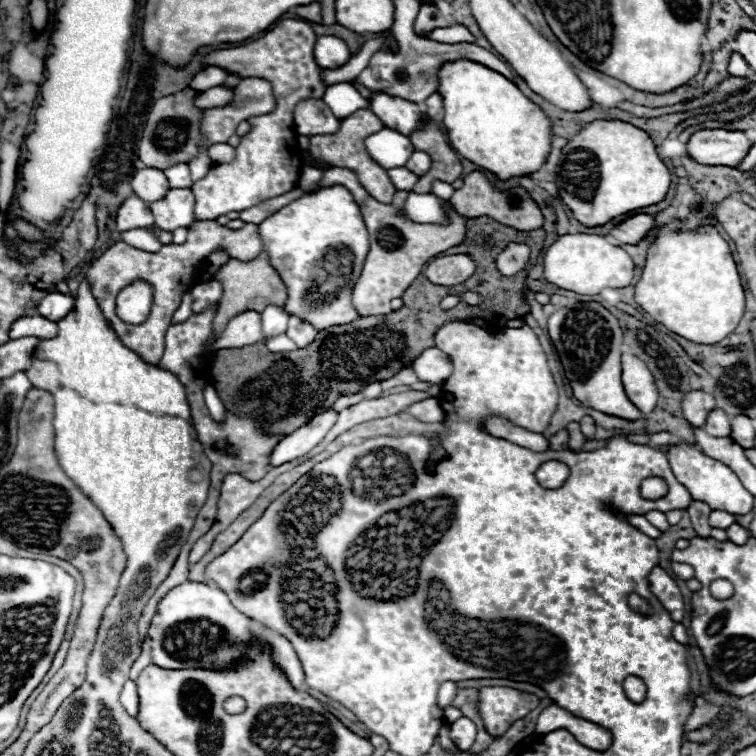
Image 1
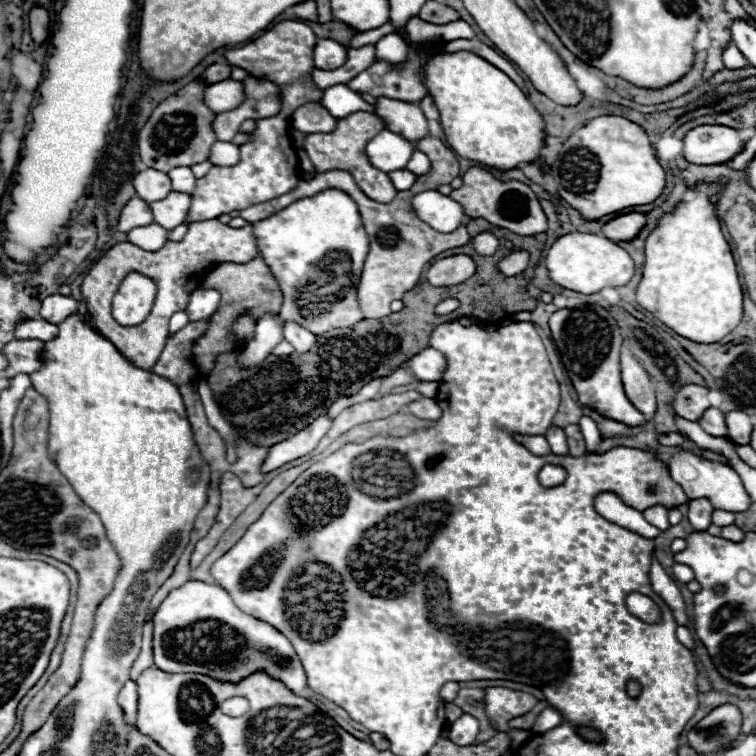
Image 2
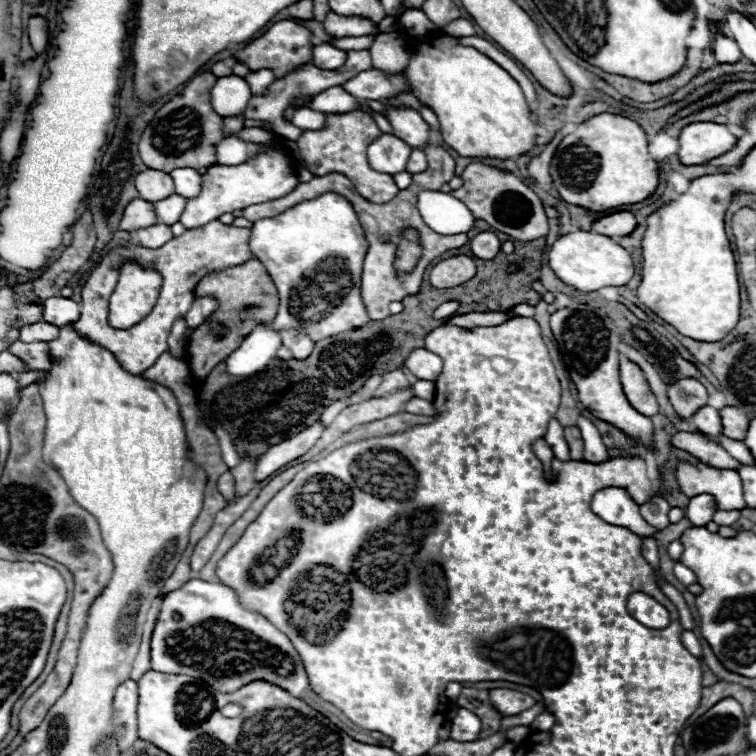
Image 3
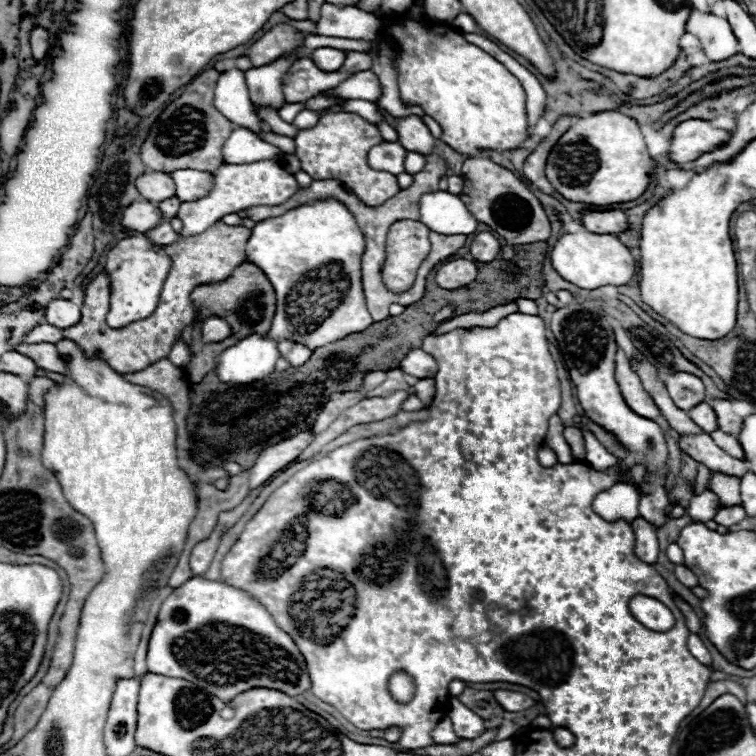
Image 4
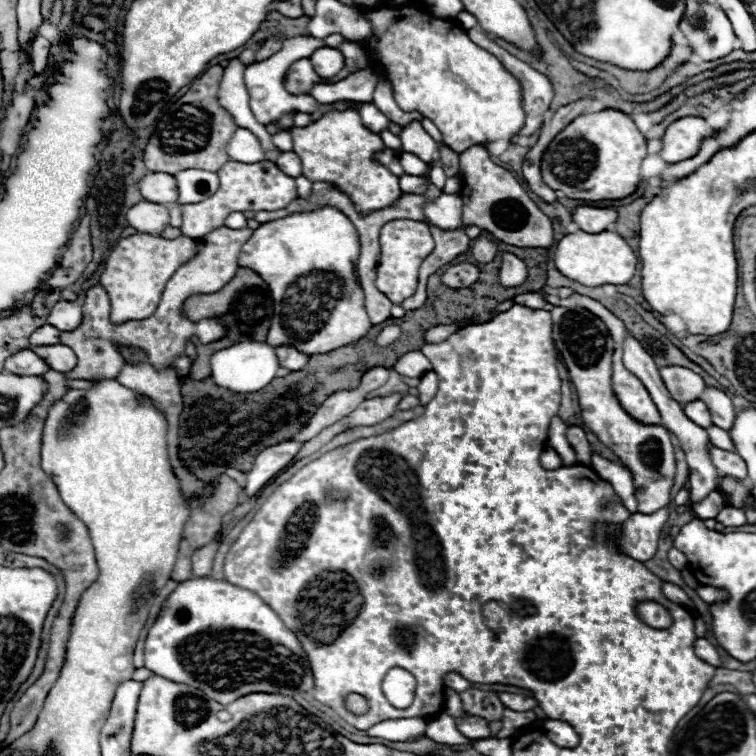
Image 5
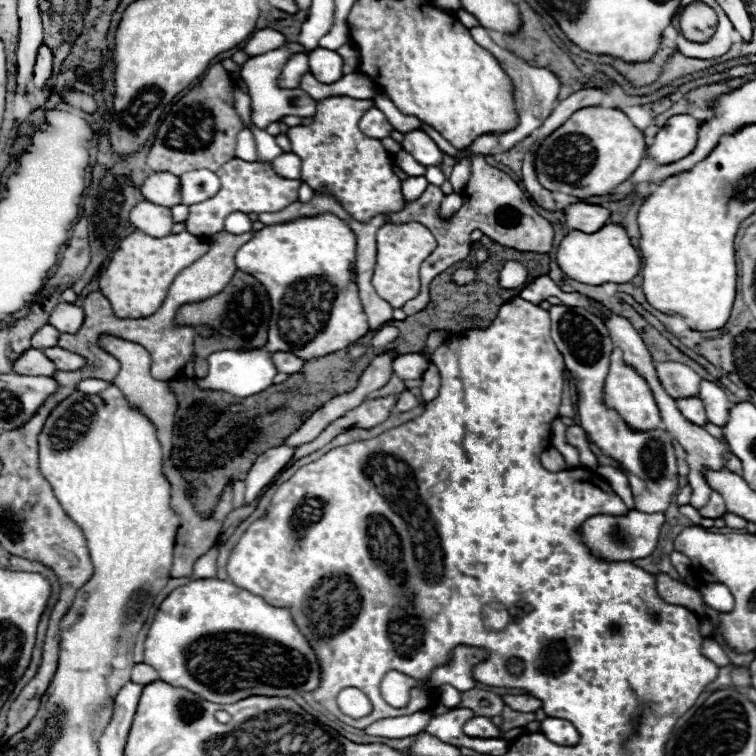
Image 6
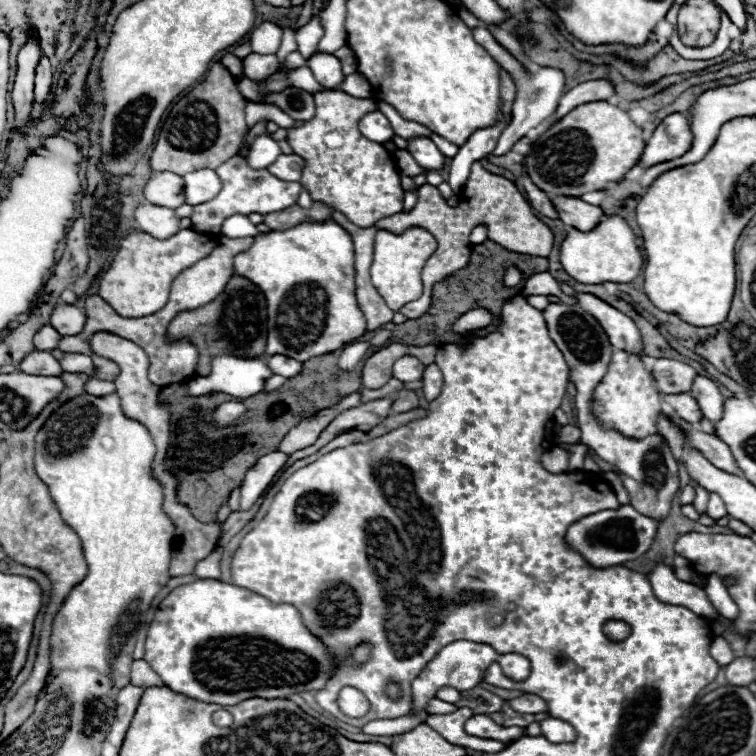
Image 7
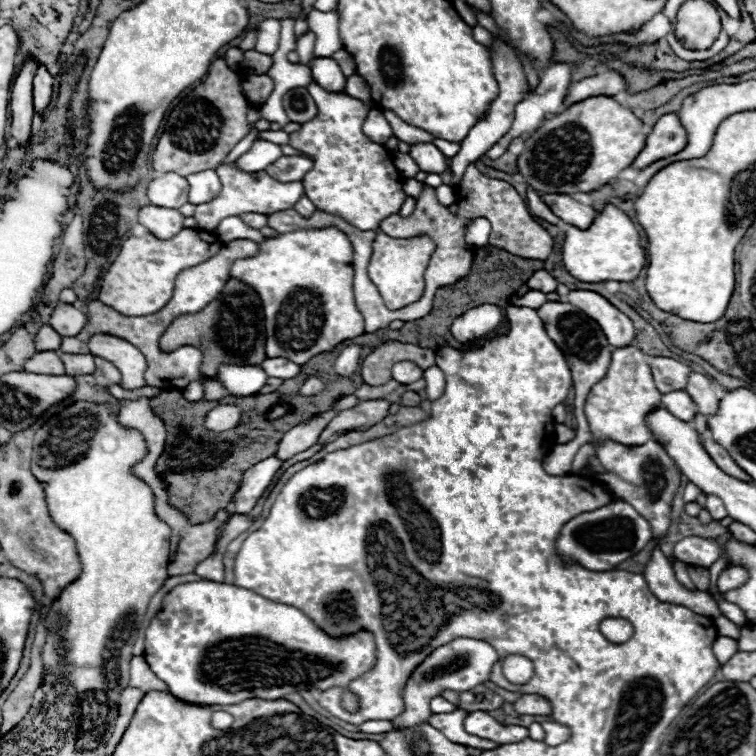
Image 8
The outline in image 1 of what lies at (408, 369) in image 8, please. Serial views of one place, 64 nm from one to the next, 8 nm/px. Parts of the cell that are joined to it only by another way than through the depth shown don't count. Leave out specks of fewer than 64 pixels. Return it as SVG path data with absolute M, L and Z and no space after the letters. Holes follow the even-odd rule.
M438 348L424 350L412 362L412 368L422 382L430 382L430 384L442 384L454 370L450 356Z

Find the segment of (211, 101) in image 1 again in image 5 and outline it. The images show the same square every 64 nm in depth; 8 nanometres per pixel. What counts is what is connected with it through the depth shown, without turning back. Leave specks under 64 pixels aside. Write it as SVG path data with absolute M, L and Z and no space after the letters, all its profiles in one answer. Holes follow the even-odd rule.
M238 58L230 60L228 68L224 68L224 80L220 82L220 106L228 108L228 114L232 116L232 120L236 120L236 124L256 134L266 150L274 148L270 134L250 110L250 98L244 84L244 64Z

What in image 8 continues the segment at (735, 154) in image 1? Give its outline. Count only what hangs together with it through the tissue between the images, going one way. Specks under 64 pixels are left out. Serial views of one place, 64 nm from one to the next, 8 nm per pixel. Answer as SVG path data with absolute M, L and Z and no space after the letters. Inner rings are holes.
M664 114L656 126L652 128L652 134L648 134L646 138L646 146L644 150L636 156L634 160L634 168L646 168L648 164L674 156L676 152L682 152L682 148L686 148L688 144L688 134L678 118L678 114Z

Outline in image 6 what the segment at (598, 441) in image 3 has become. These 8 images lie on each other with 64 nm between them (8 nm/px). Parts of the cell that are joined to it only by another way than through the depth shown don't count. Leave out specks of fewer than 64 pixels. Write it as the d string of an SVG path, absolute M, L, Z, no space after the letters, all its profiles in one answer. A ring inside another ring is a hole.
M598 464L596 472L598 472L604 480L608 480L608 482L610 482L612 490L614 490L614 492L624 500L624 504L632 510L632 508L634 508L634 496L632 496L632 490L630 490L630 484L628 484L626 474L624 474L622 470L618 470L618 468L602 466L602 464Z

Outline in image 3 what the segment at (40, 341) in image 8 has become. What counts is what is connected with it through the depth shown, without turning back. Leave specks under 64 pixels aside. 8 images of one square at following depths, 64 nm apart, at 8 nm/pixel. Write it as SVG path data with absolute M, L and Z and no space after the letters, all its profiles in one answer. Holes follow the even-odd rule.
M34 322L34 324L26 324L24 328L20 328L20 340L56 340L58 336L58 326L48 324L48 322Z

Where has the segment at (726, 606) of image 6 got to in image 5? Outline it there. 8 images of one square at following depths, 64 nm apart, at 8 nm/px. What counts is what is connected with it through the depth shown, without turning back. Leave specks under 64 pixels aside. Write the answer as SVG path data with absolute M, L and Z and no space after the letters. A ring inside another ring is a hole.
M706 586L706 588L696 588L696 592L698 592L698 596L706 602L706 604L712 604L712 602L716 602L716 600L722 600L722 598L726 598L726 592L722 592L722 590L716 590L716 588L712 588L712 586Z

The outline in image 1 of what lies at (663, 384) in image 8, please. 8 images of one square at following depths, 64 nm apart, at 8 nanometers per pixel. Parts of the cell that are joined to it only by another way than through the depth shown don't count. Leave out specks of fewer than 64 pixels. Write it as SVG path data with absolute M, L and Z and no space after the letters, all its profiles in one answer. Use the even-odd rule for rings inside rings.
M692 390L692 392L684 394L682 412L684 412L684 418L692 426L702 428L706 424L708 412L712 412L712 408L716 408L716 402L714 402L714 398L710 394L706 394L702 390Z

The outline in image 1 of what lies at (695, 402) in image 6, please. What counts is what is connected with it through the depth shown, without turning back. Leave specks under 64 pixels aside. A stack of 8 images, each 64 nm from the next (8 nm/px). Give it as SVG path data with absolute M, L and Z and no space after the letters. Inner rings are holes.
M712 410L708 414L708 420L706 420L706 426L704 430L710 434L710 436L730 436L732 432L732 426L730 426L730 418L724 410Z

